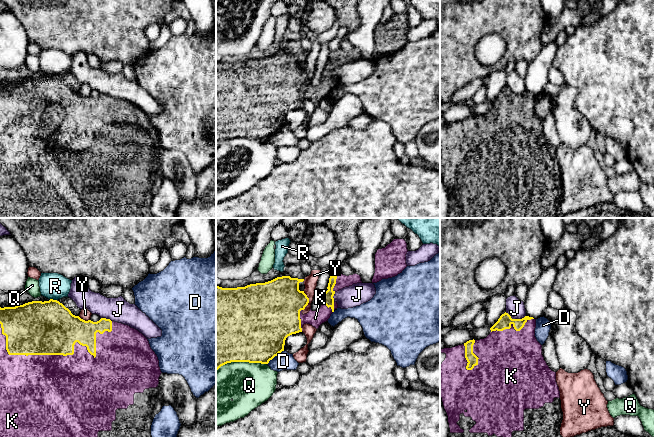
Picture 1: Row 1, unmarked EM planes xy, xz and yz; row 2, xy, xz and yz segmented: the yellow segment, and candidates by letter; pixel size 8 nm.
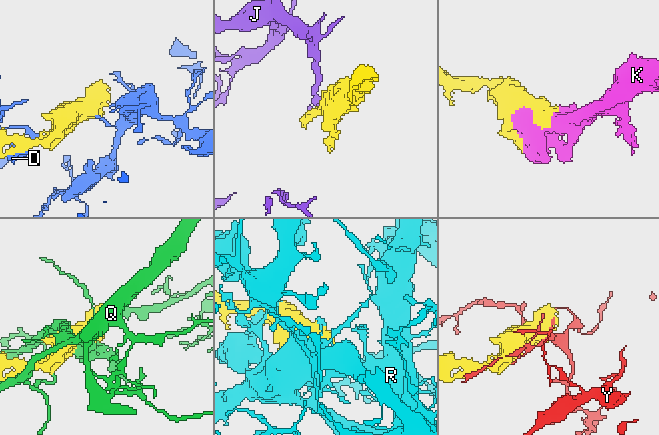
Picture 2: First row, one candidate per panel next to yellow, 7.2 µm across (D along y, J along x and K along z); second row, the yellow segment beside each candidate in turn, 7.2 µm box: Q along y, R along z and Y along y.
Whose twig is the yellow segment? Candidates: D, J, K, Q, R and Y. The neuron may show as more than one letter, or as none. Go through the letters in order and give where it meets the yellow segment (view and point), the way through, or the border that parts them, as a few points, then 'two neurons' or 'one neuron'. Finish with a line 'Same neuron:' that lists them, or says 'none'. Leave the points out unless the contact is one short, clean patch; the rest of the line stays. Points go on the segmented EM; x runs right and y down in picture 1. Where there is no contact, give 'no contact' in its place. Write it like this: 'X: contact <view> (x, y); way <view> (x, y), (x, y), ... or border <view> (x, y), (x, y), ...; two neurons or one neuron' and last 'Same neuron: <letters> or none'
D: contact xz (275, 355); two neurons
J: contact yz (515, 319); two neurons
K: contact xy (61, 354); one neuron
Q: contact xz (241, 361); two neurons
R: contact xy (52, 299); two neurons
Y: contact xz (308, 301); two neurons
Same neuron: K

